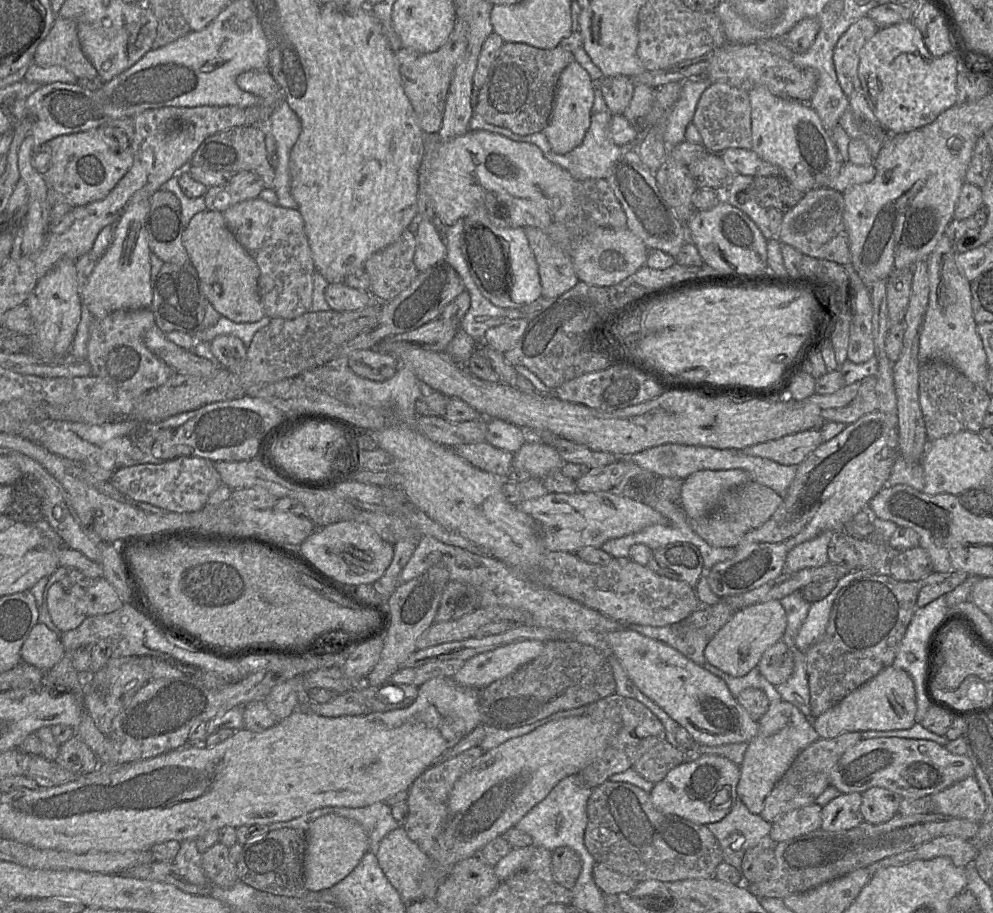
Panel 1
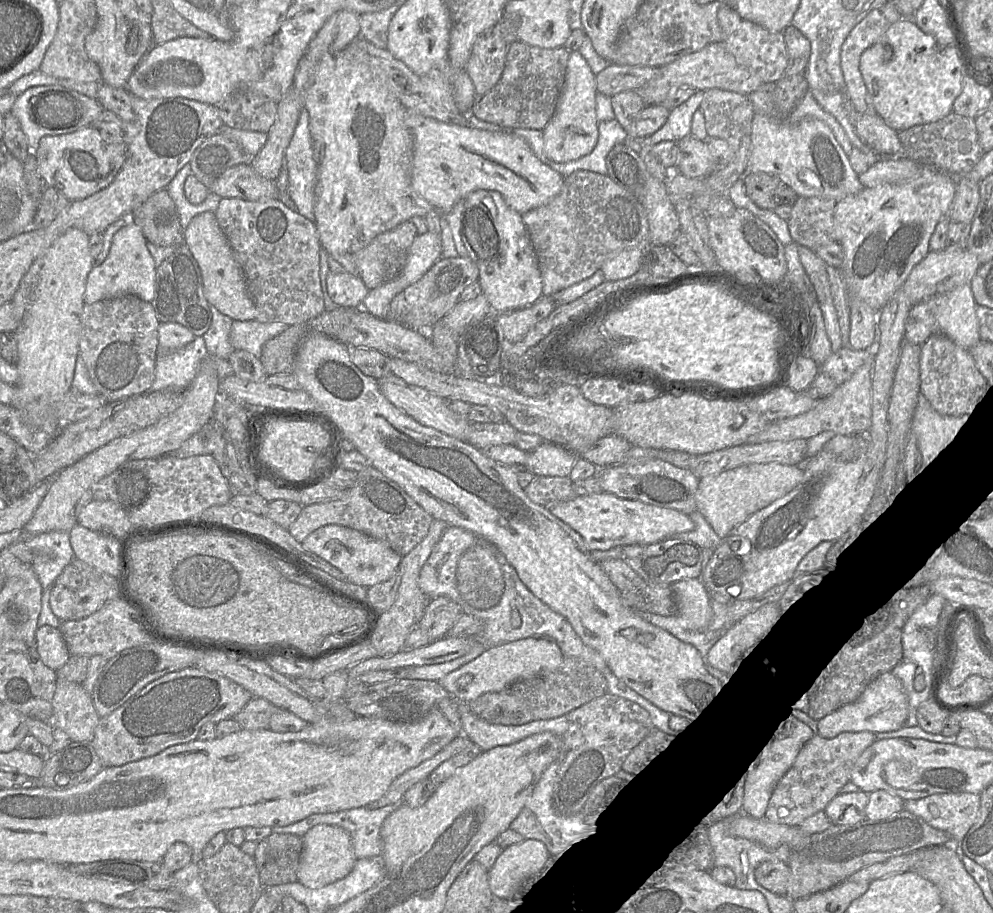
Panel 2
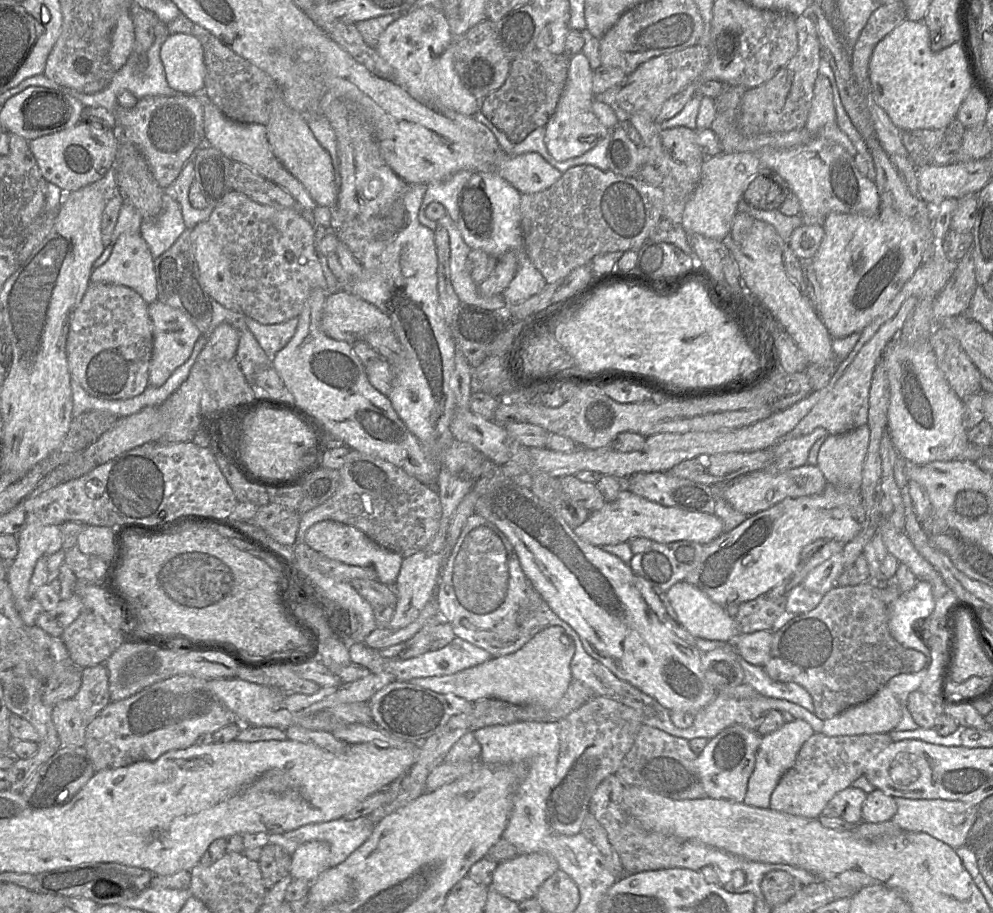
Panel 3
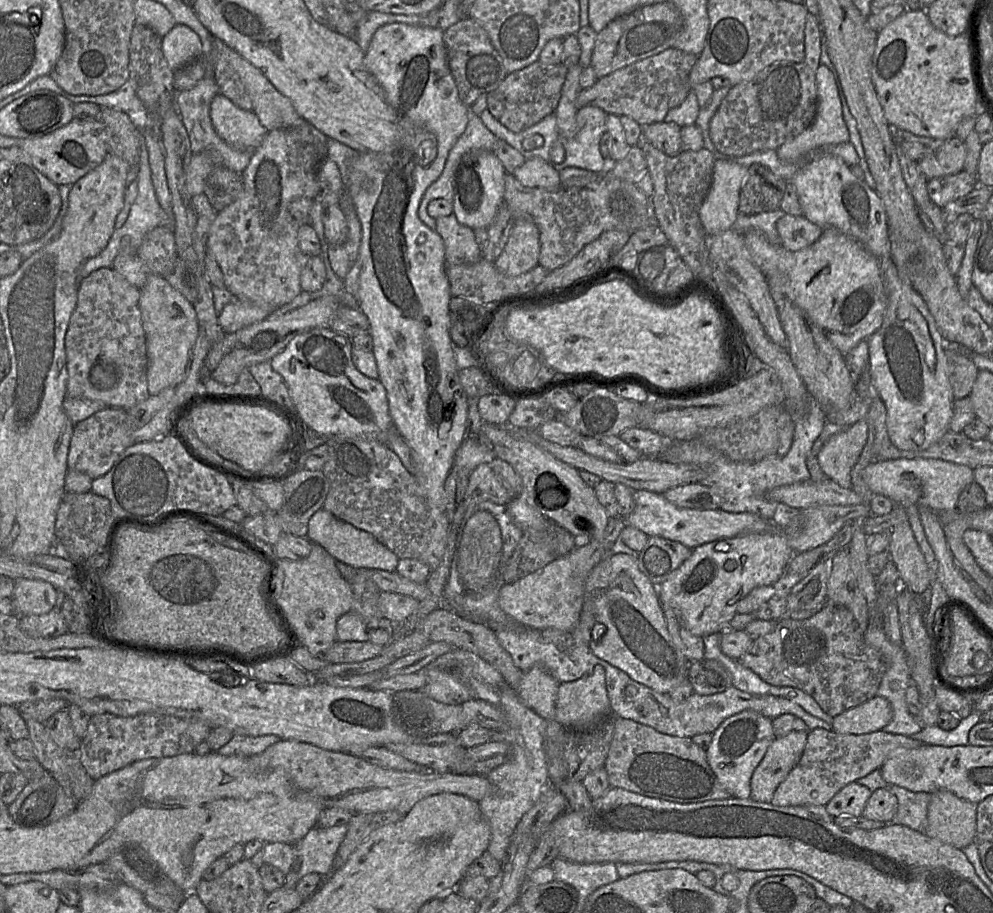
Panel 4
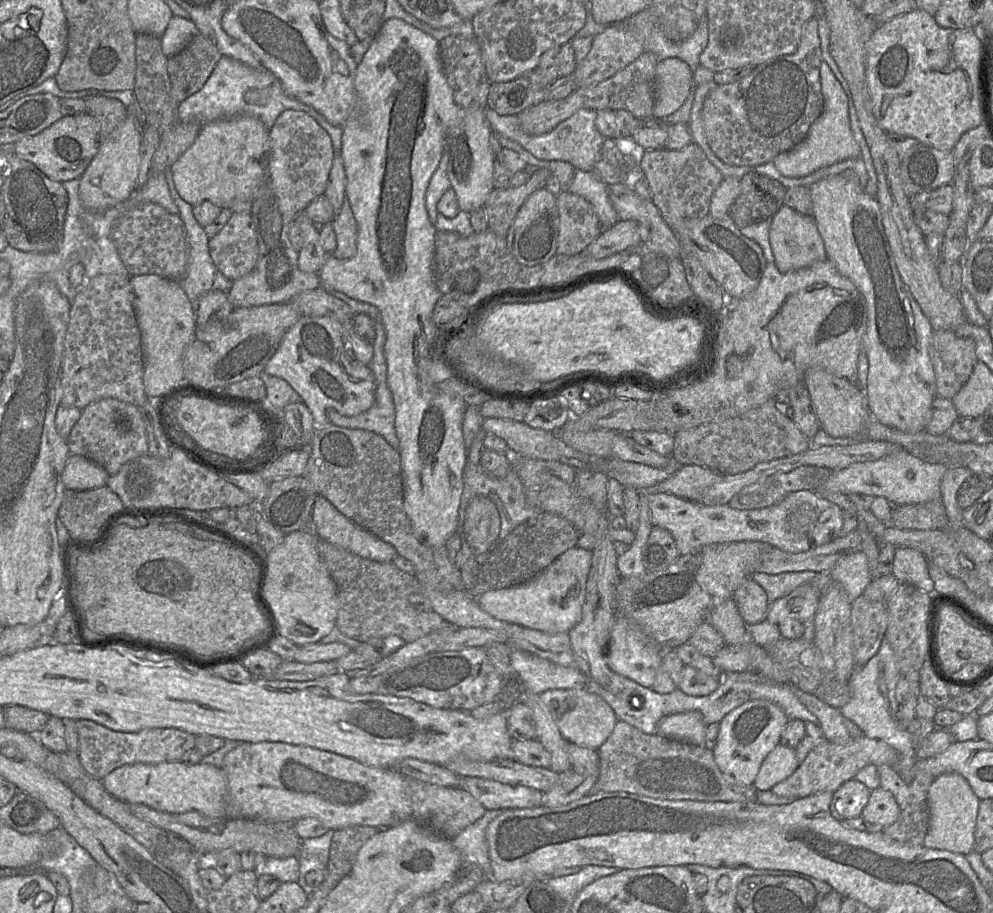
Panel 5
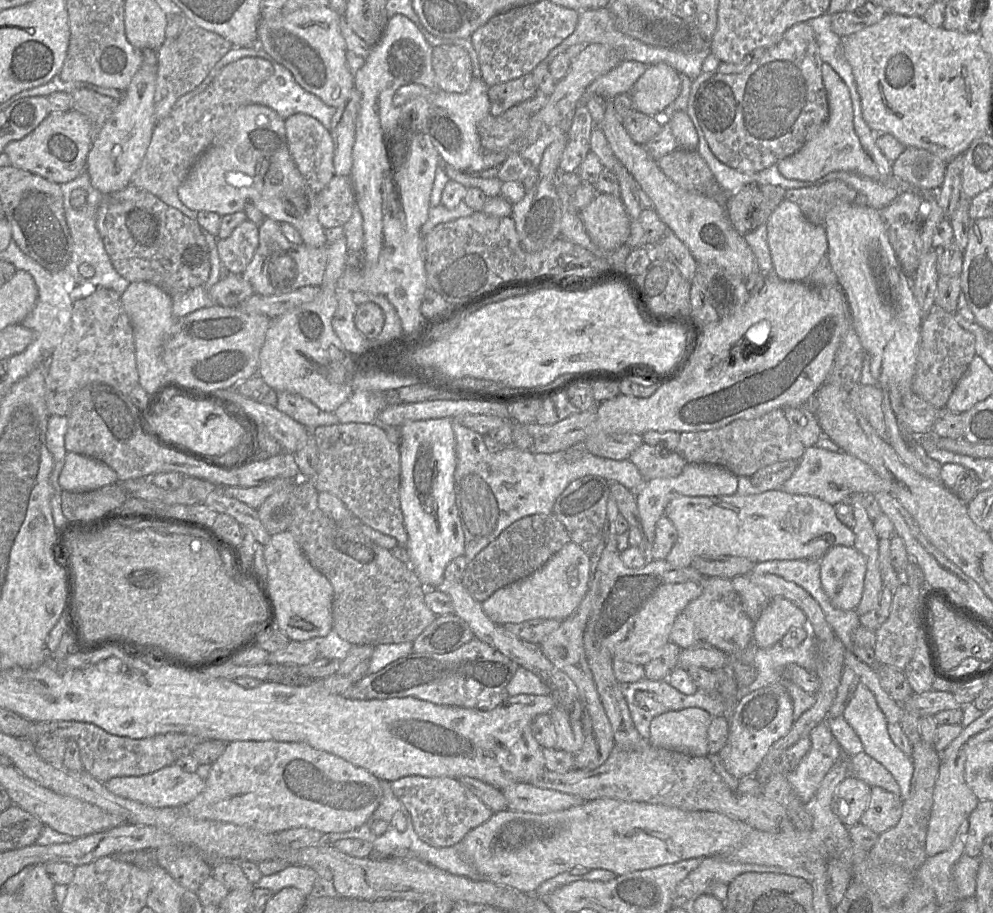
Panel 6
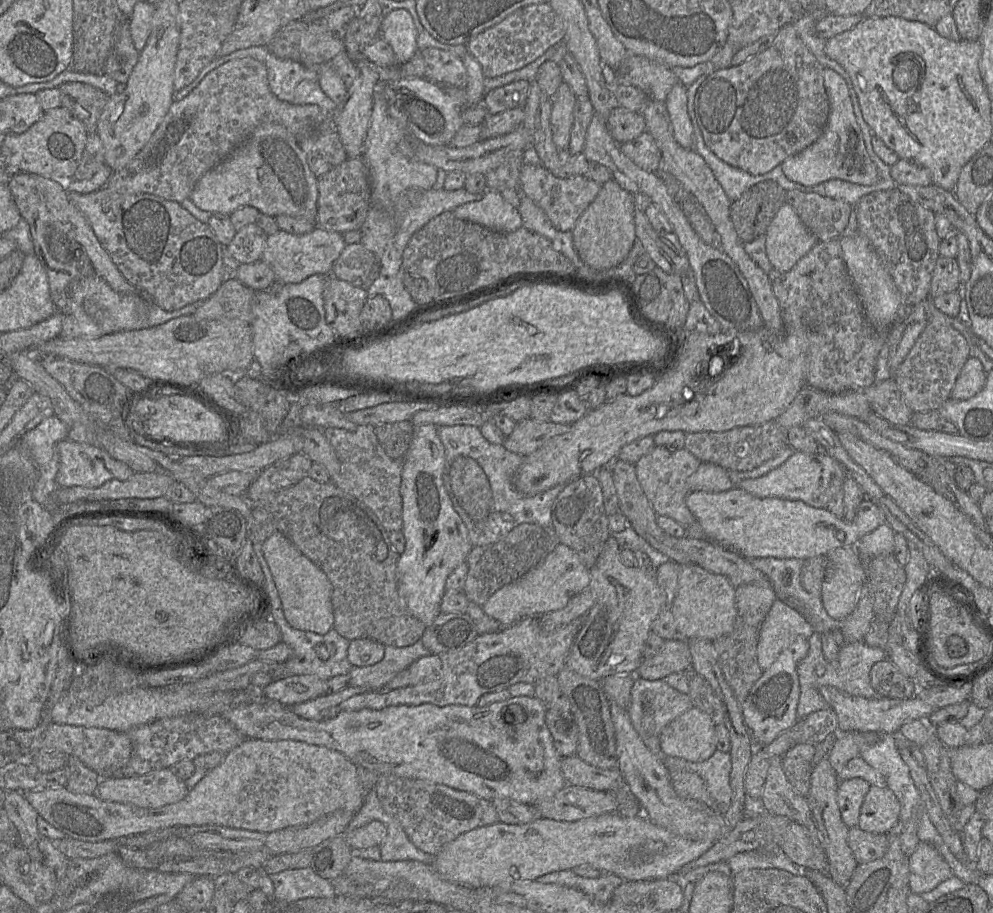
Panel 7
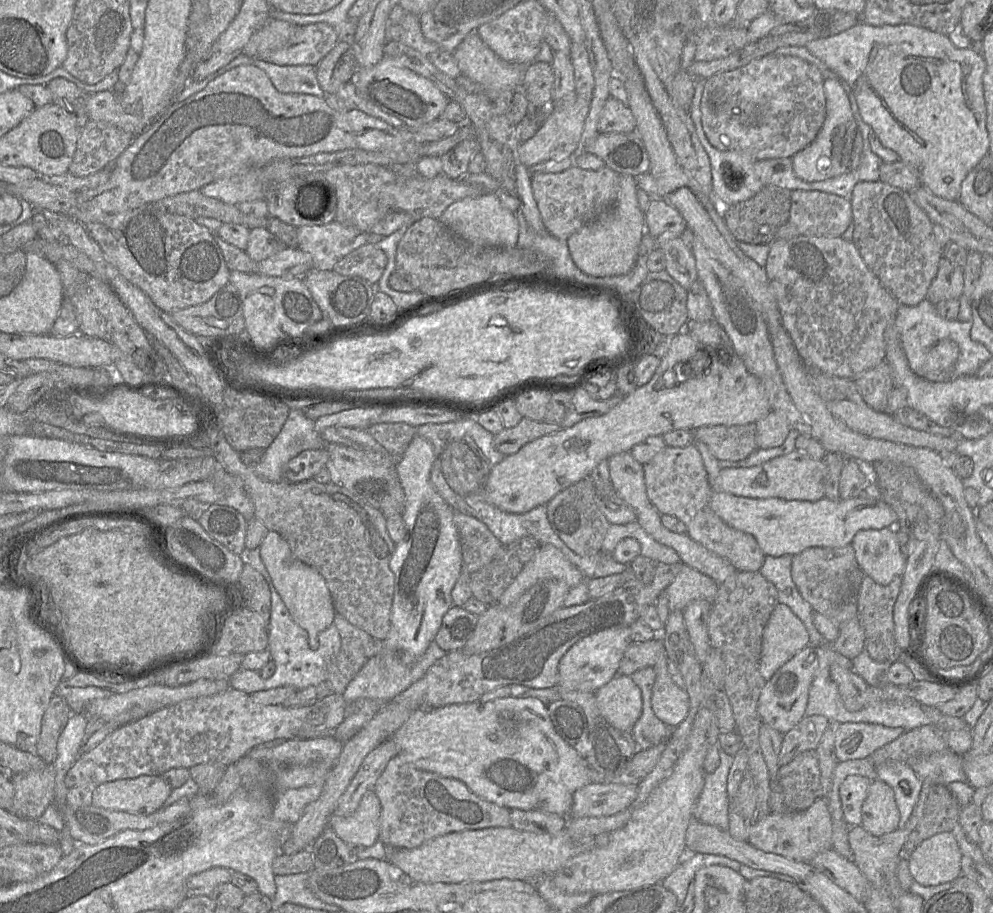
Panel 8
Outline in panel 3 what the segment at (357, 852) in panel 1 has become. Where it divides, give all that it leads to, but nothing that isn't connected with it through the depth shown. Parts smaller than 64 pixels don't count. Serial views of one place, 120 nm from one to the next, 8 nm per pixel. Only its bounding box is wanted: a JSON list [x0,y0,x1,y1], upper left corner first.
[290,841,330,882]

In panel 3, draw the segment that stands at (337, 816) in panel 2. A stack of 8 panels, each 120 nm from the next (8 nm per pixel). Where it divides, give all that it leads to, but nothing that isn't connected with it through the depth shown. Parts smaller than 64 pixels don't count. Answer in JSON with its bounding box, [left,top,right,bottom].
[268,816,375,867]

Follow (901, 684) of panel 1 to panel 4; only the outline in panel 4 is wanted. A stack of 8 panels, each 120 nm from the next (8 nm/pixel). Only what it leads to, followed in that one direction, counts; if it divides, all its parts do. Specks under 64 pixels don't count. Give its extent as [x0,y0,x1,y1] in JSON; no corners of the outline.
[830,696,892,735]

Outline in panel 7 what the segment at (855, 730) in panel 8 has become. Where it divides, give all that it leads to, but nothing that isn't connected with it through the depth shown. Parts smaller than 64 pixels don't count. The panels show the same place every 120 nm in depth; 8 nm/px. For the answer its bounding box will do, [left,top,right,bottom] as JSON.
[828,732,881,775]

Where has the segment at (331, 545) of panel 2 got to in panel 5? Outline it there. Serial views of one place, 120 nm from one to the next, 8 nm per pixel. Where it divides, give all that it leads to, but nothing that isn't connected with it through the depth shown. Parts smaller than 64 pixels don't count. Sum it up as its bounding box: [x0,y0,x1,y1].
[311,495,395,562]

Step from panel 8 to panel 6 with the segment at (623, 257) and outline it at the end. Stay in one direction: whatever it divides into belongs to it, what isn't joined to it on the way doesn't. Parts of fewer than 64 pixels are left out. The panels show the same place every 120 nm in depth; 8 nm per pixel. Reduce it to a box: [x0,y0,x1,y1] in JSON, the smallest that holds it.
[580,194,630,251]

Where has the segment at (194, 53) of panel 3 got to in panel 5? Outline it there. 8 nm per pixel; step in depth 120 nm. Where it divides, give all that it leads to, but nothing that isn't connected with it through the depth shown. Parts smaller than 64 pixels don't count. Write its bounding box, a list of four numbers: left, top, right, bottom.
[161,15,198,58]

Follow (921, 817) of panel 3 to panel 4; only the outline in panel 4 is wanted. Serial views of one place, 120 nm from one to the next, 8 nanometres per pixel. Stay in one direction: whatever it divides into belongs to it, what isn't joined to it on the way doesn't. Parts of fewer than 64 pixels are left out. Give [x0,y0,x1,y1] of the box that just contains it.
[887,785,931,833]

